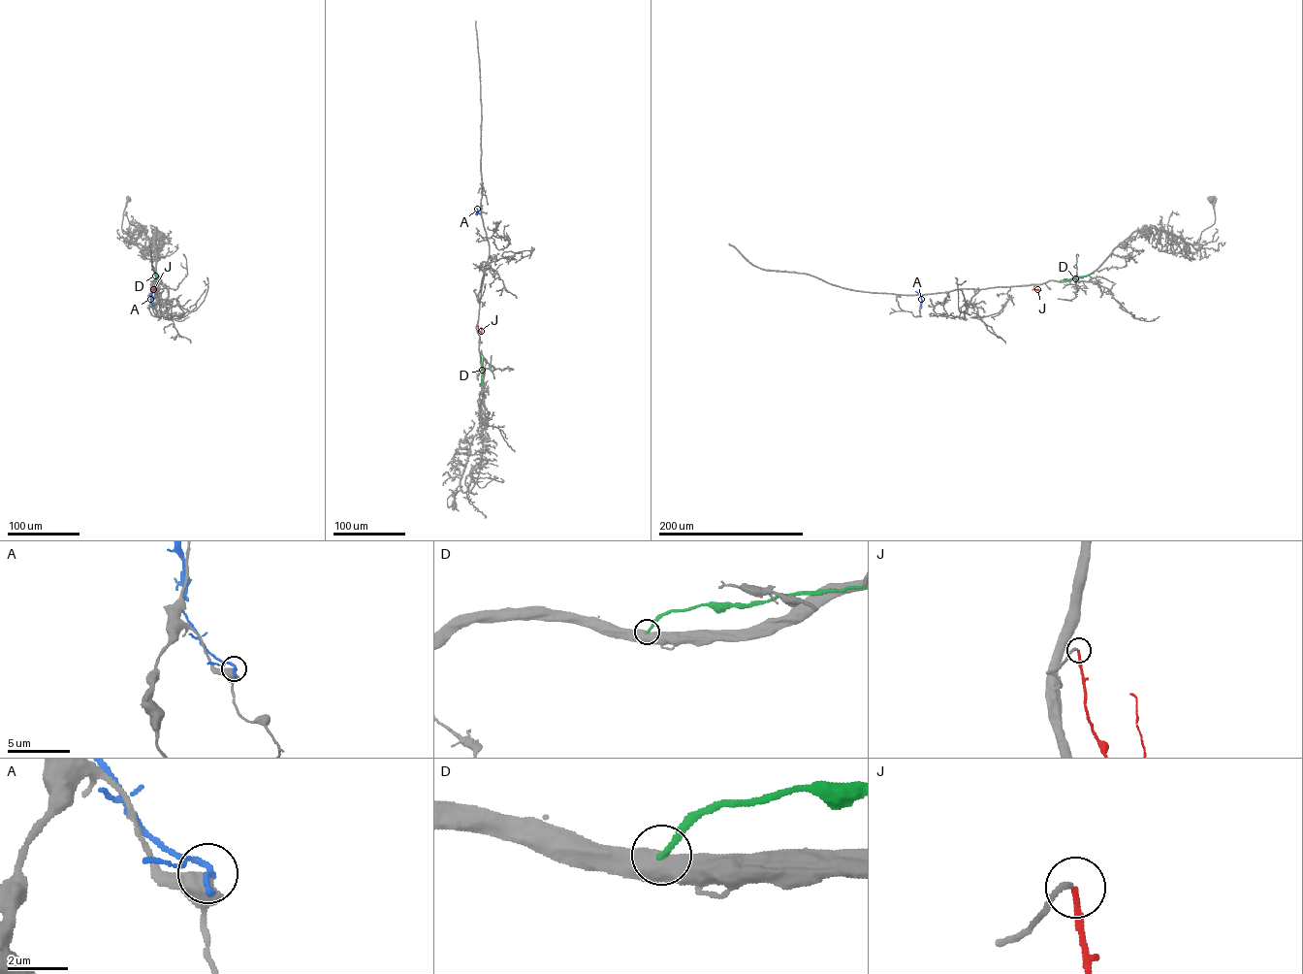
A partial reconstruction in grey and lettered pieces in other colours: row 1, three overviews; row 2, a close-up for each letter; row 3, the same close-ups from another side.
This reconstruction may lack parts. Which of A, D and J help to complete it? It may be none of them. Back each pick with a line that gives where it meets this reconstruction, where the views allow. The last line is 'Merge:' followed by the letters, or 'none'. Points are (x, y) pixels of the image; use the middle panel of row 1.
J: (478, 325)
Merge: J

